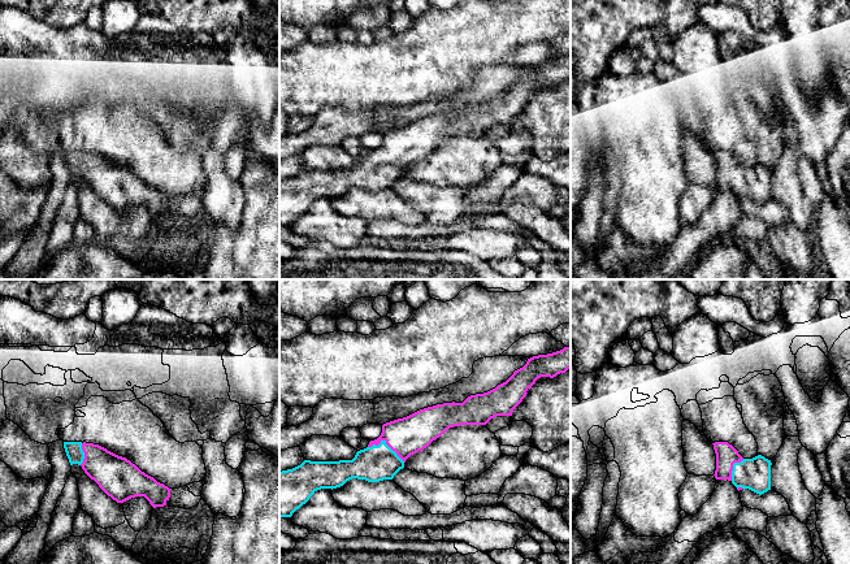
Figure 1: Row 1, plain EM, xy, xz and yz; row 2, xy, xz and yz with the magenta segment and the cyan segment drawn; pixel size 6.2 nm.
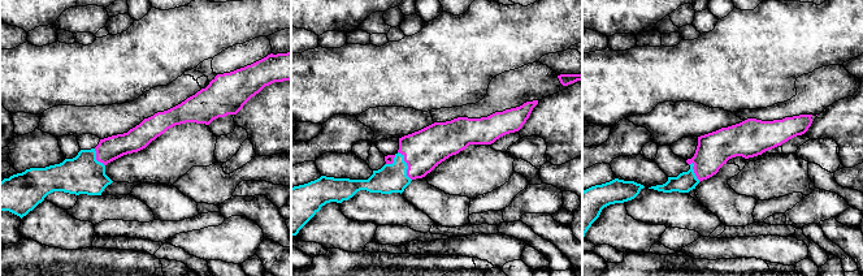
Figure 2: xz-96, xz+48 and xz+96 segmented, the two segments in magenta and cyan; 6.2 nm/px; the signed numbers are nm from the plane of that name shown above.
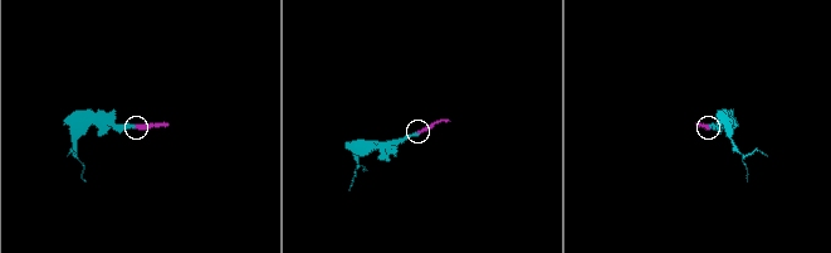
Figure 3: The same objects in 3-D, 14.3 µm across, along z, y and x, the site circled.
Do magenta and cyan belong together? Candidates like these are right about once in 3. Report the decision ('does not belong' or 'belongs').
belongs

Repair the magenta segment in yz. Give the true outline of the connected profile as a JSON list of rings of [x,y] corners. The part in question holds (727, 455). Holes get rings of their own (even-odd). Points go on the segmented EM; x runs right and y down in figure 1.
[[[715,442],[716,480],[730,481],[737,490],[749,489],[759,495],[771,490],[771,460],[762,455],[743,459],[728,442]]]

